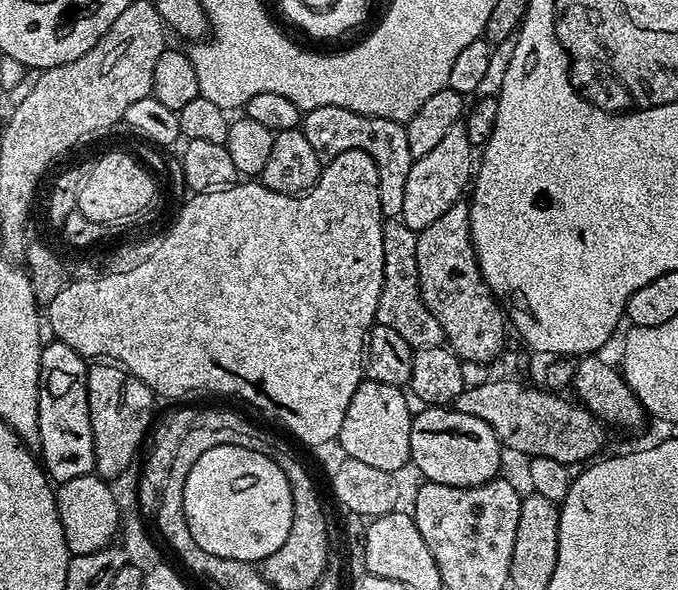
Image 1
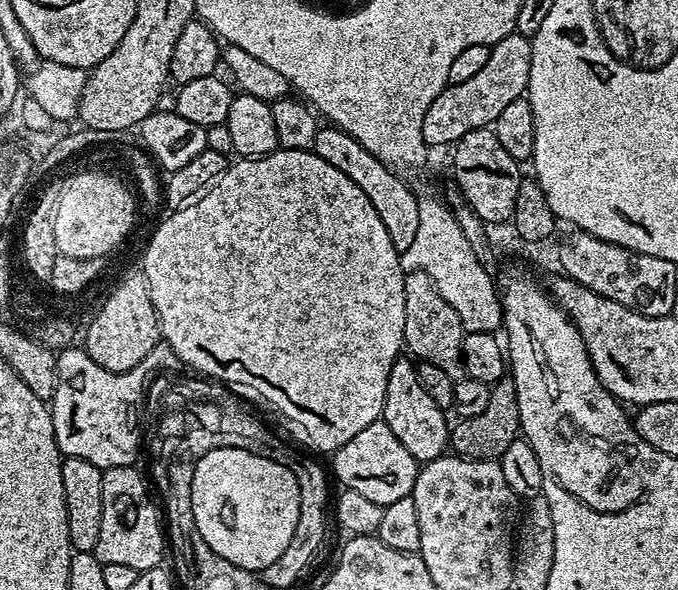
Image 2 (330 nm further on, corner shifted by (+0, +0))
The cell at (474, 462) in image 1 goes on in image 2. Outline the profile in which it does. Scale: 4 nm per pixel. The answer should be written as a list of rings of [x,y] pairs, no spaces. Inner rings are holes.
[[[401,358],[390,366],[390,378],[386,382],[386,398],[384,399],[384,424],[394,430],[394,438],[410,450],[417,462],[437,460],[445,455],[449,447],[450,421],[448,422],[445,409],[438,407],[434,398],[426,394],[416,378],[417,365],[411,359]]]

